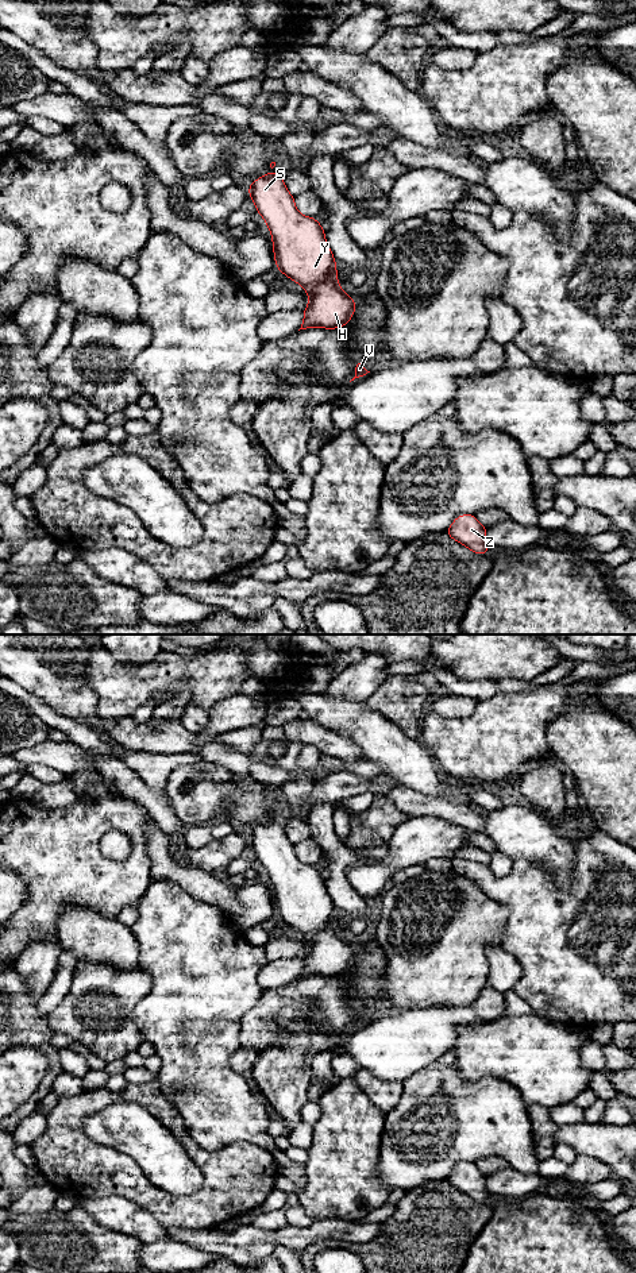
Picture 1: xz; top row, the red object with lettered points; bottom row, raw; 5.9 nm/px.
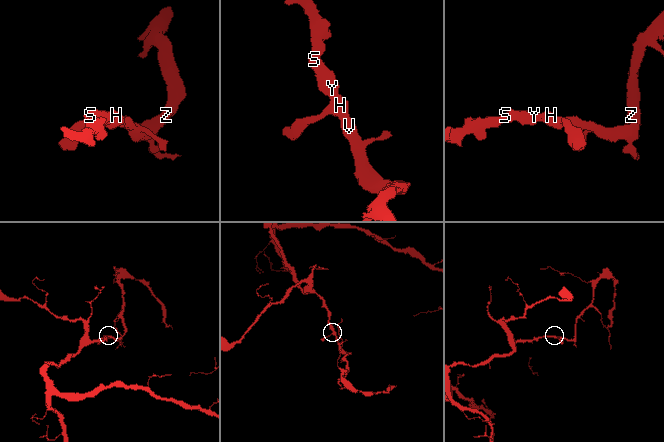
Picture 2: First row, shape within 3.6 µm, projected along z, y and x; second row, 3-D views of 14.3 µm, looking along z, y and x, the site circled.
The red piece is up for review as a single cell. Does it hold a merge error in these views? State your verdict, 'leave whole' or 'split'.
leave whole

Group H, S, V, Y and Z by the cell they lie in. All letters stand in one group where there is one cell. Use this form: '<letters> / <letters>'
H S V Y Z

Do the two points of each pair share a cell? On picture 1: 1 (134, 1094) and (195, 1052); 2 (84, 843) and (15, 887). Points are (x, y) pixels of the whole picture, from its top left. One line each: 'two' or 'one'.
1: two
2: two

